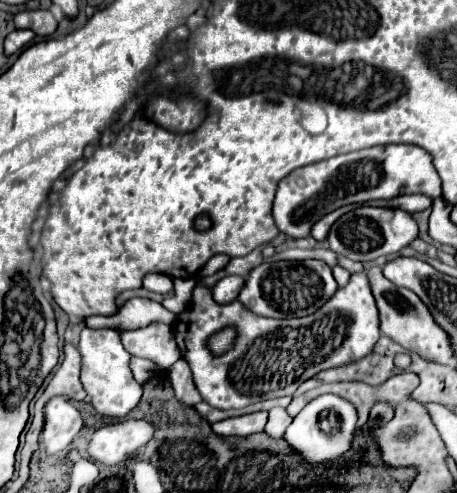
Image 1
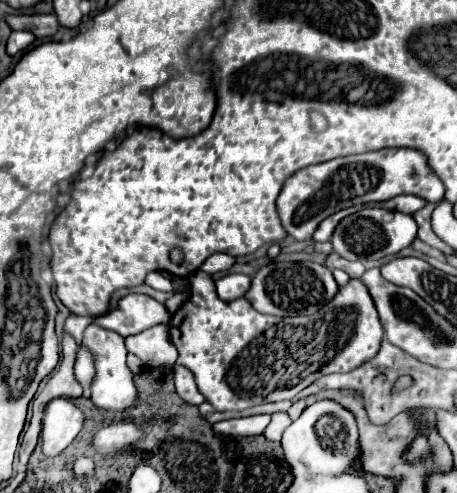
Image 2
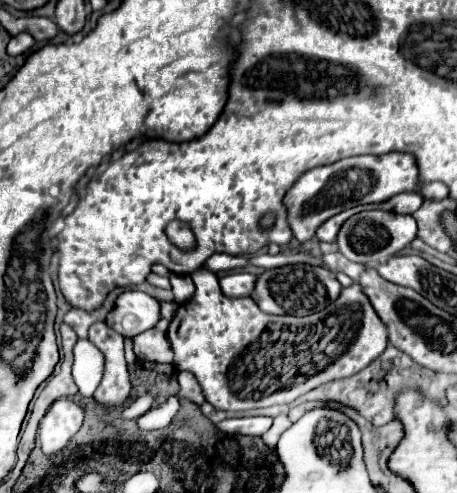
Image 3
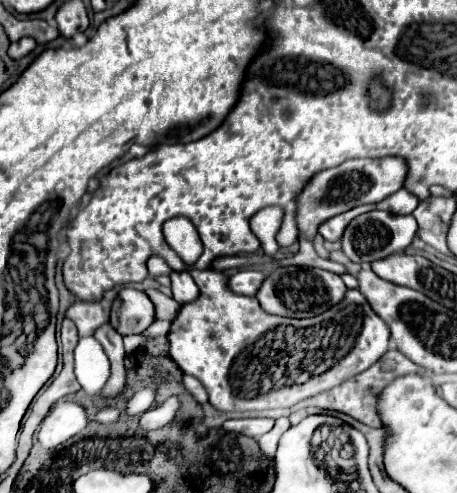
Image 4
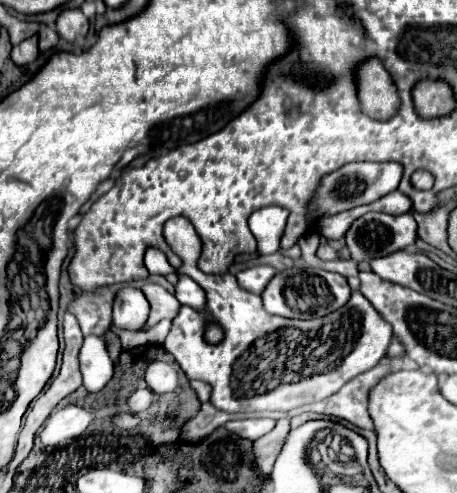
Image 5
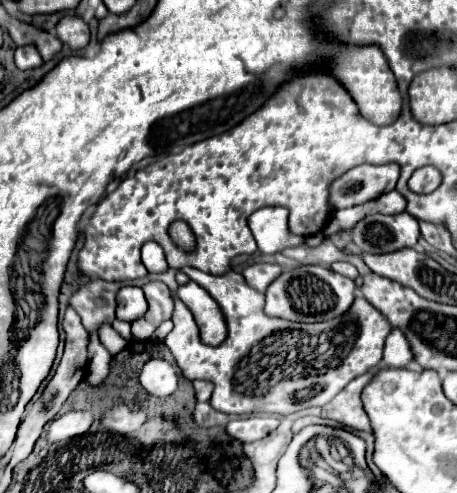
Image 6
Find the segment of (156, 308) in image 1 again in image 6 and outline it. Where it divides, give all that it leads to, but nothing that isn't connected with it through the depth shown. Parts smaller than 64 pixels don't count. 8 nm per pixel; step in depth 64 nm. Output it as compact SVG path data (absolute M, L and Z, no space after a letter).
M122 286L116 296L116 318L124 322L134 322L148 312L148 302L144 298L142 288L136 286Z

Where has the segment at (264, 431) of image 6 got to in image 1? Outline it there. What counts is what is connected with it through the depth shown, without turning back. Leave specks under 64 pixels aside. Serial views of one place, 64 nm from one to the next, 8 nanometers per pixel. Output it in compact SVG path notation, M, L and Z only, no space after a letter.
M252 412L244 416L226 418L212 424L212 430L218 436L250 436L256 432L262 432L268 420L268 412Z

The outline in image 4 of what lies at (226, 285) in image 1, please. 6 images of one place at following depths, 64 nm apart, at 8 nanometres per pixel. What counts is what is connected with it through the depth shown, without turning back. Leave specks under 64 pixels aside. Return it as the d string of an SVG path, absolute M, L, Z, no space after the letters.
M240 270L234 276L228 278L228 288L232 292L238 294L246 294L246 296L254 296L260 288L264 280L264 272L256 272L256 270Z

